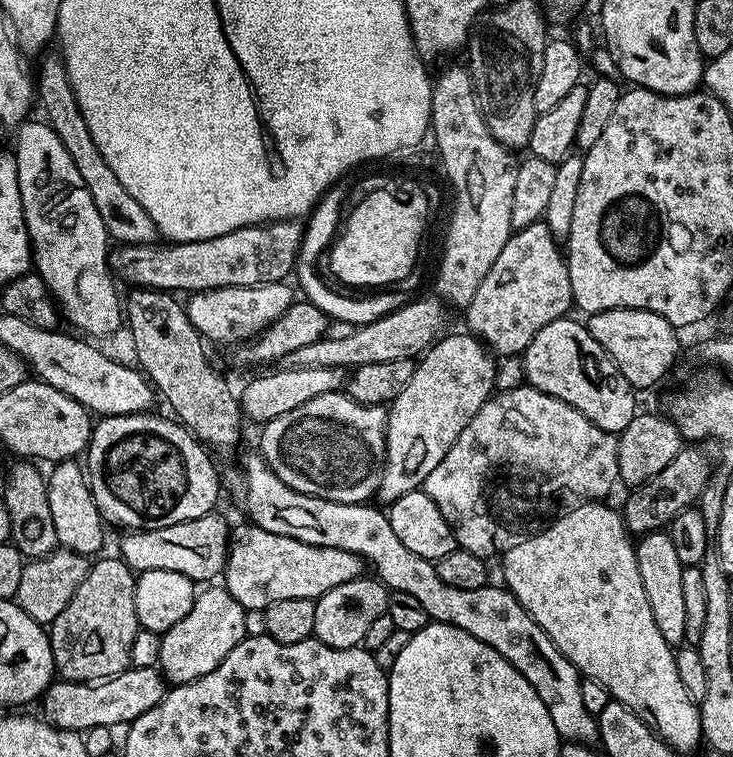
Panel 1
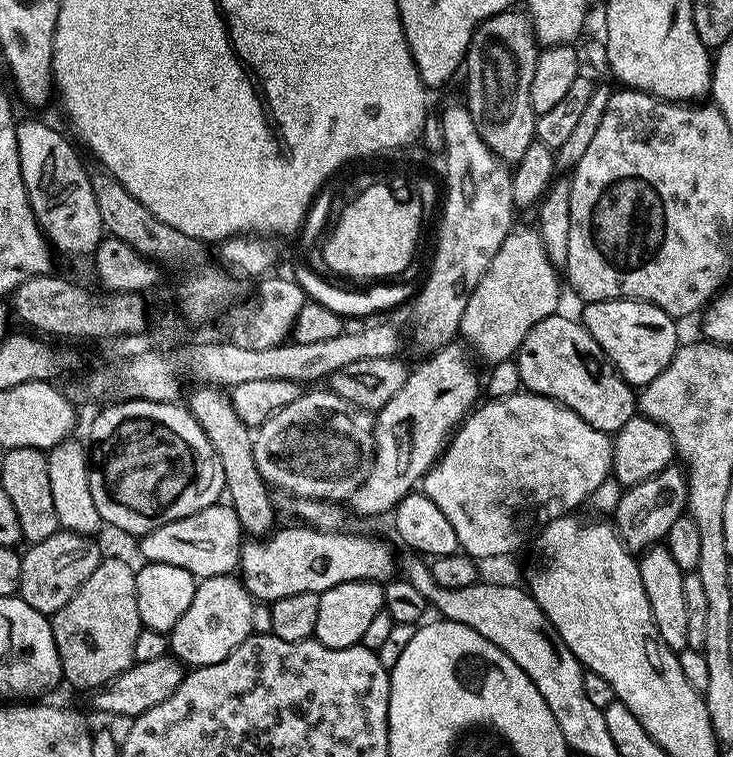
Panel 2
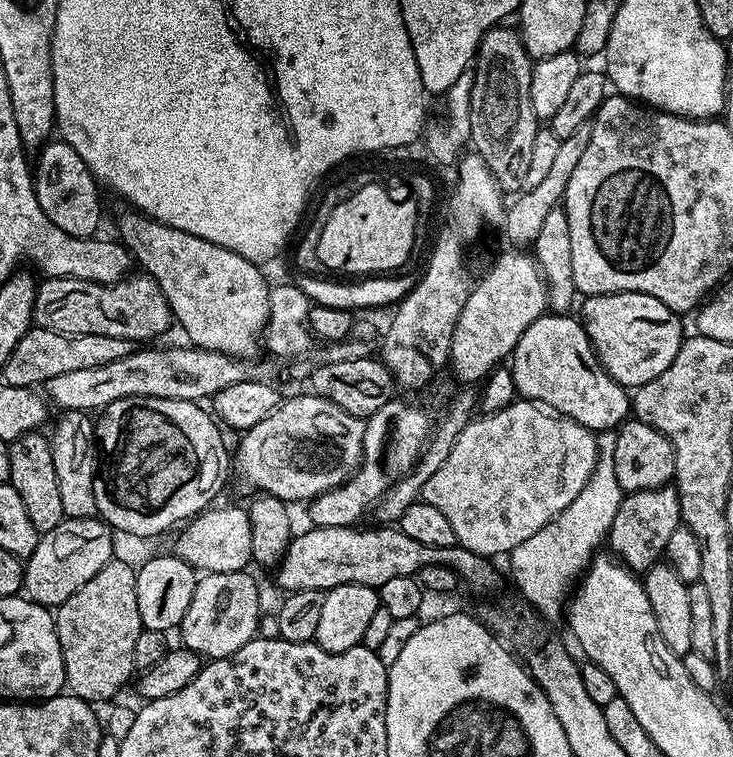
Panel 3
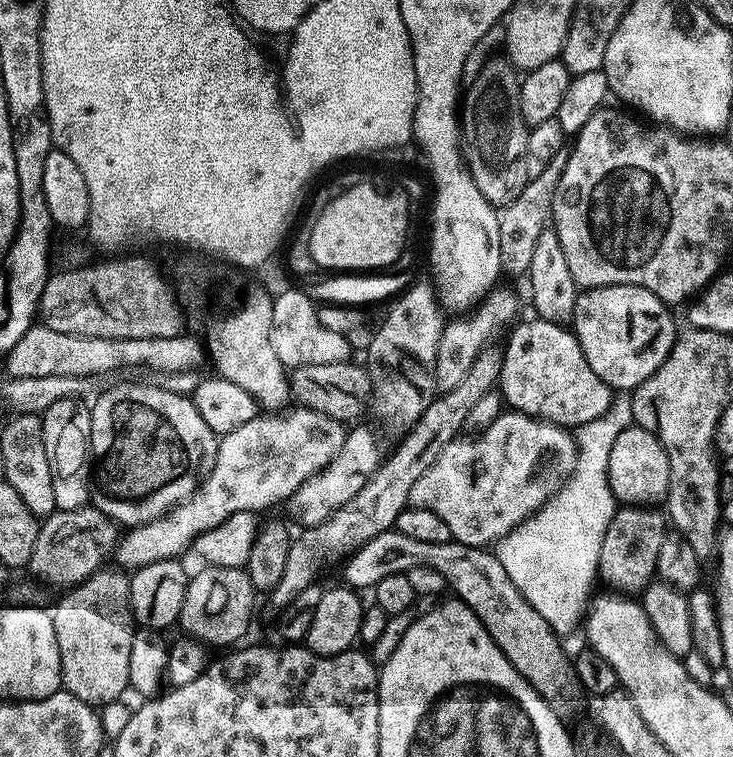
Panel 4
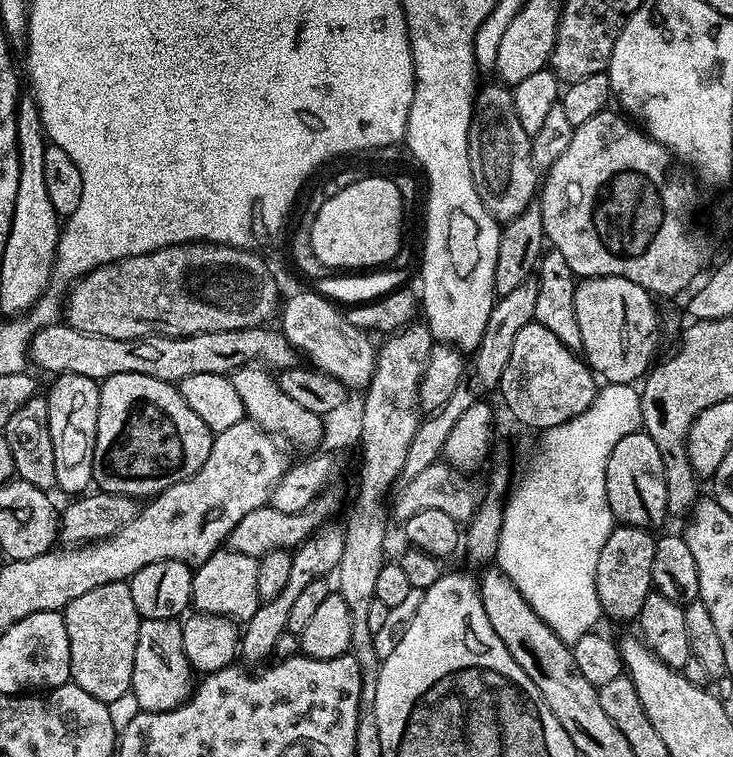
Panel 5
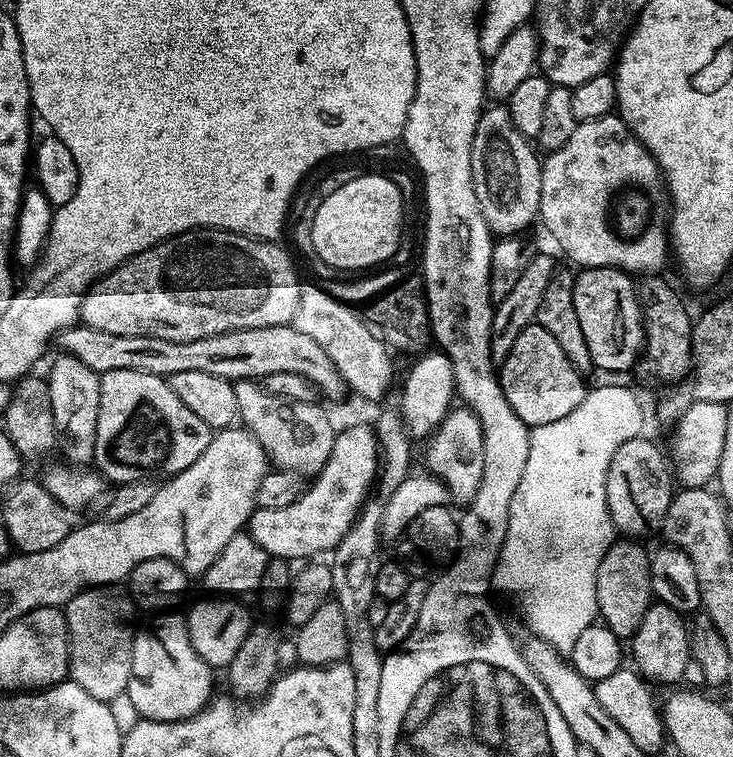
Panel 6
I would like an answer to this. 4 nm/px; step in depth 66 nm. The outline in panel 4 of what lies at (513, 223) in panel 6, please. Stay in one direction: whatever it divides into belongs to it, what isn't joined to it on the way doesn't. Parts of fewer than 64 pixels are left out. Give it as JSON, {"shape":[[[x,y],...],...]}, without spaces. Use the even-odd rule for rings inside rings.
{"shape":[[[496,54],[485,63],[482,74],[467,85],[462,96],[462,151],[466,157],[466,167],[471,172],[478,190],[493,206],[514,203],[528,184],[528,129],[522,118],[522,98],[520,97],[521,73],[513,68],[503,55]]]}

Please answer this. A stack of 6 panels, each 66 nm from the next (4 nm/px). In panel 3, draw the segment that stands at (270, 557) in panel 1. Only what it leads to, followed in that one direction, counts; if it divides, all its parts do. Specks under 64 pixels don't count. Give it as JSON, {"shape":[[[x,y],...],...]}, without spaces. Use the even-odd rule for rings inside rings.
{"shape":[[[349,526],[347,528],[309,527],[309,532],[293,535],[284,558],[275,569],[274,575],[278,583],[284,587],[285,593],[301,592],[307,588],[327,590],[343,584],[361,584],[380,589],[382,582],[390,582],[390,578],[416,576],[422,566],[441,564],[454,570],[465,585],[477,584],[480,588],[492,588],[499,582],[500,576],[491,559],[479,556],[459,546],[435,548],[422,546],[422,542],[414,542],[414,538],[406,538],[399,527],[376,526],[380,528],[364,528]]]}

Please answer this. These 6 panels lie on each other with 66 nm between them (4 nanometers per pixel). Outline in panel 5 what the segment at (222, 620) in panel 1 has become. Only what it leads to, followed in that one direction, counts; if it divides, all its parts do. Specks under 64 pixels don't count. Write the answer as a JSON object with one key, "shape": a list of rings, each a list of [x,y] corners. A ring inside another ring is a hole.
{"shape":[[[217,550],[195,565],[192,574],[191,607],[198,612],[229,616],[237,622],[254,618],[262,603],[258,594],[257,557],[231,550]]]}

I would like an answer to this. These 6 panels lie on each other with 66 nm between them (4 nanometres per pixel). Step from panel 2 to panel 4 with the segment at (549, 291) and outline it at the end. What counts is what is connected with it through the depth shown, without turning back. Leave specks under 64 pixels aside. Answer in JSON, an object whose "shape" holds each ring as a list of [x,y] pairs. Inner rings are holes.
{"shape":[[[497,286],[480,301],[478,307],[471,314],[451,319],[445,323],[436,359],[436,387],[441,393],[454,390],[454,386],[458,386],[458,382],[462,382],[462,378],[466,378],[470,366],[474,366],[476,356],[489,347],[491,340],[488,339],[495,334],[496,328],[502,327],[504,319],[511,312],[518,311],[519,308],[520,304],[516,301],[515,294],[508,288]]]}

